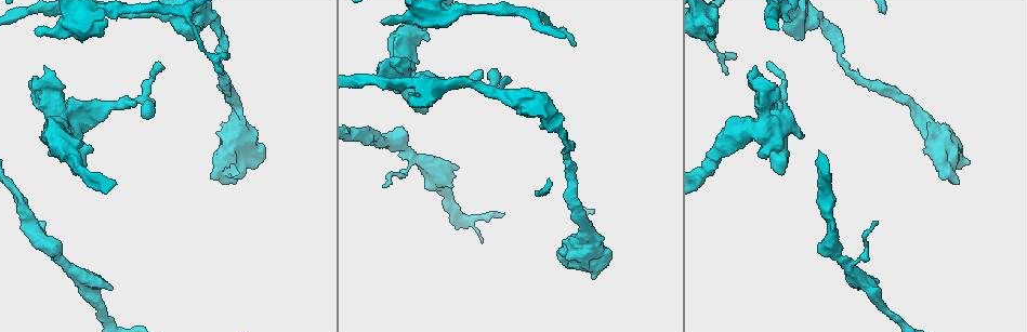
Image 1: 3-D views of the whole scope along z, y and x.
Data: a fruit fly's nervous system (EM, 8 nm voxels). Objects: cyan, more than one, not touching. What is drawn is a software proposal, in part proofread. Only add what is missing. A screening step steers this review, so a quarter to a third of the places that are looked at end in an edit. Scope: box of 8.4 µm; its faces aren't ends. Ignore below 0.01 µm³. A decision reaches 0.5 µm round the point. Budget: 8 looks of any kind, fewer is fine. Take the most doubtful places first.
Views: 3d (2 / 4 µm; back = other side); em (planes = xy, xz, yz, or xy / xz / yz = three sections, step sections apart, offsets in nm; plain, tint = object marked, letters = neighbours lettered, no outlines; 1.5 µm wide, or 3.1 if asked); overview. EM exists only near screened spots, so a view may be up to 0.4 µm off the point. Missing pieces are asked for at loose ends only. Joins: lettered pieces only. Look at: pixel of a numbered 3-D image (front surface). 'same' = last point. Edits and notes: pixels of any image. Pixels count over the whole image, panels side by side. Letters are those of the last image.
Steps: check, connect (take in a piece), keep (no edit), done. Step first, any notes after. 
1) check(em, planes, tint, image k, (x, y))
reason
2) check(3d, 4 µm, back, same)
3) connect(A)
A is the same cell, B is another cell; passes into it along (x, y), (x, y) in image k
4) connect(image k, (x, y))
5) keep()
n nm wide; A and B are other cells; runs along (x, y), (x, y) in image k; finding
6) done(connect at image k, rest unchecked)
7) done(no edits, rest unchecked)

check(em, planes, letters, image 1, (110, 288))
an open end

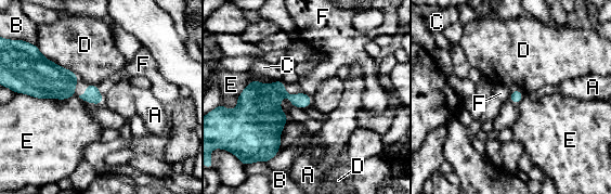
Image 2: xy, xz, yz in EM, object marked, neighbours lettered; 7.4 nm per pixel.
keep()
A, B, C, D, E and F are other cells; border along (509, 92), (510, 96) in image 2; none of them fits

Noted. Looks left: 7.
check(em, planes, letters, image 1, (504, 77))
branch stops here

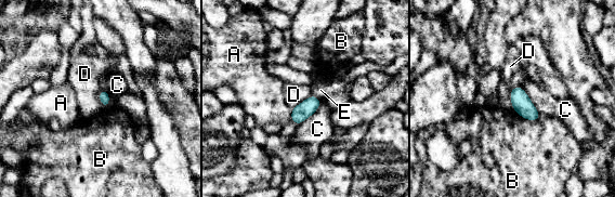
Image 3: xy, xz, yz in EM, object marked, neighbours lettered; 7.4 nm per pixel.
keep()
A, B, C, D and E are other cells; no lettered piece goes on from it

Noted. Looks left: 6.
check(3d, 4 µm, back, image 1, (384, 185))
thin end

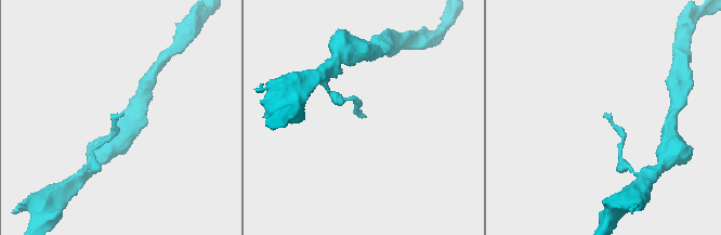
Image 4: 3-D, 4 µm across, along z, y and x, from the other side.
check(em, yz, step 4, letters, image 4, (604, 114))

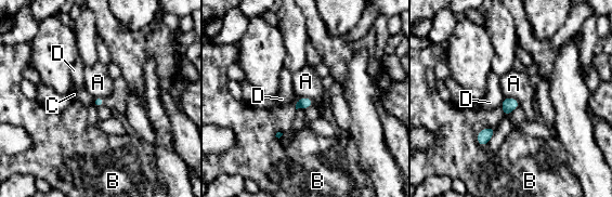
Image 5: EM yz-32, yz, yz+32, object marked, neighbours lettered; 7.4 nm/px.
keep()
A, B, C and D are other cells; none of them fits

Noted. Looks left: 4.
done(no edits, rest unchecked)

